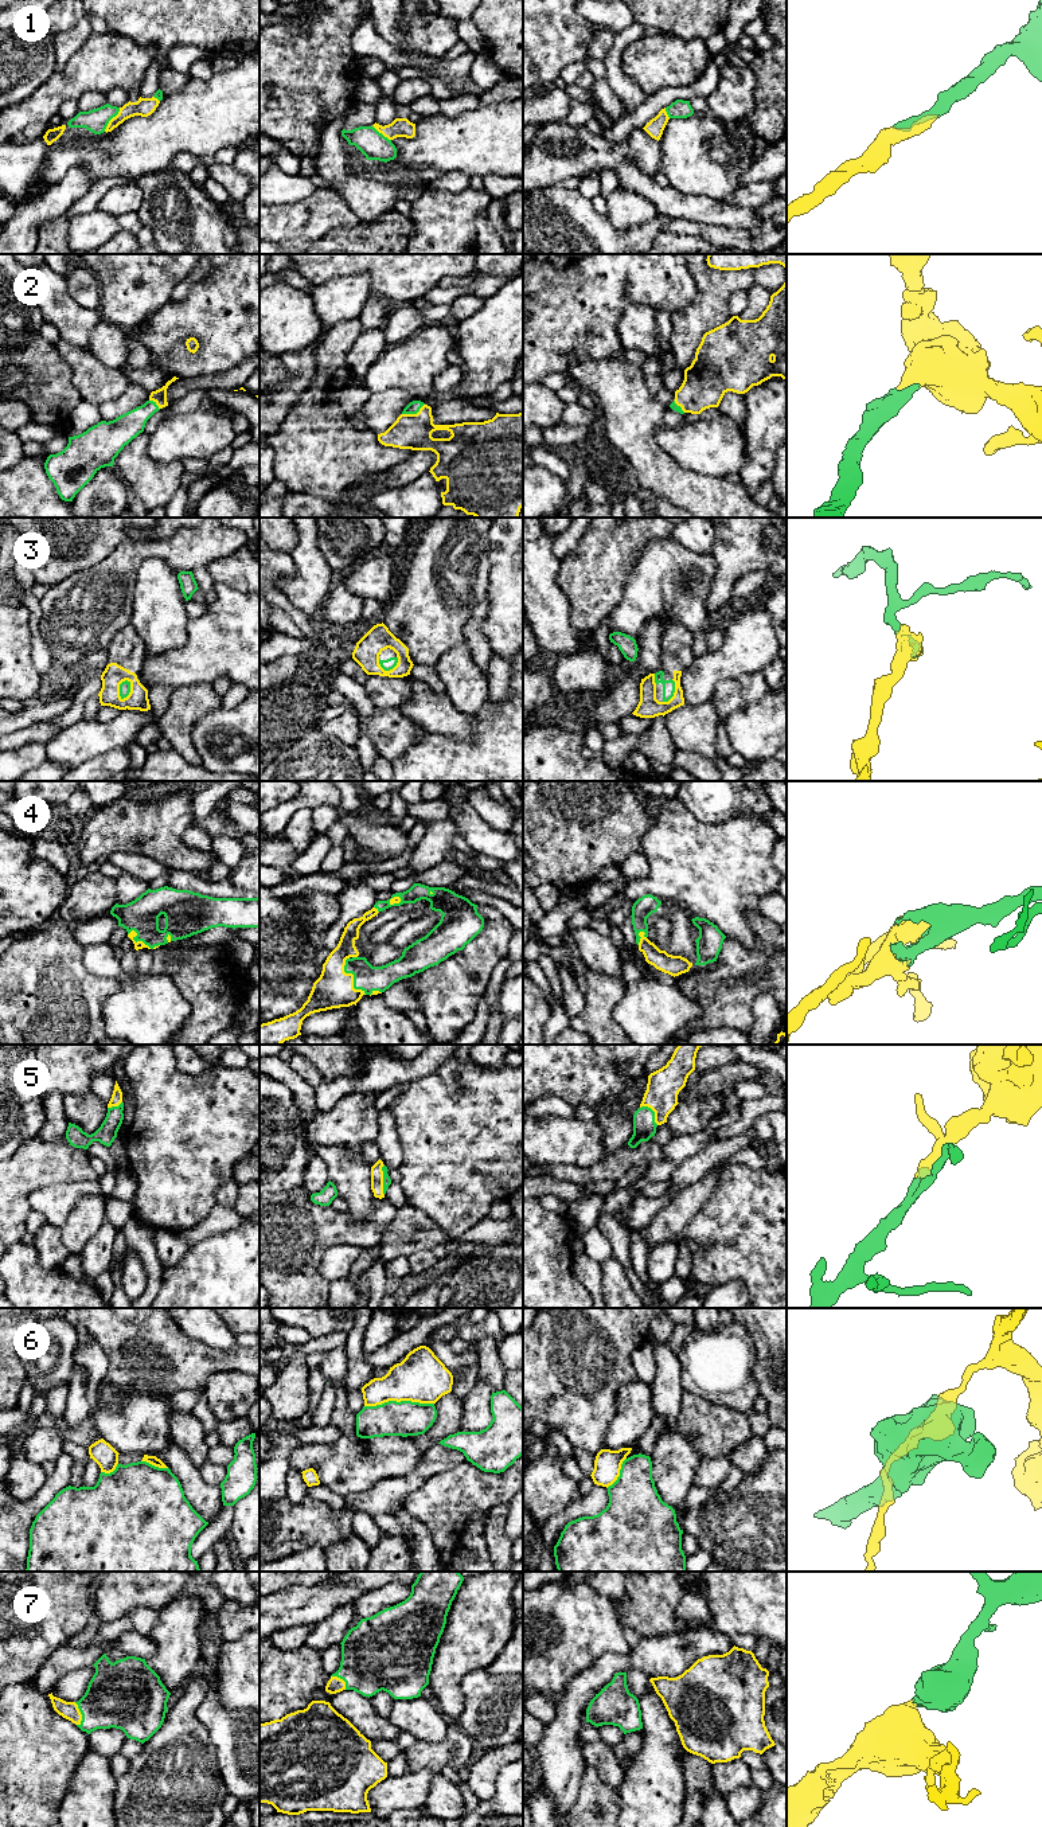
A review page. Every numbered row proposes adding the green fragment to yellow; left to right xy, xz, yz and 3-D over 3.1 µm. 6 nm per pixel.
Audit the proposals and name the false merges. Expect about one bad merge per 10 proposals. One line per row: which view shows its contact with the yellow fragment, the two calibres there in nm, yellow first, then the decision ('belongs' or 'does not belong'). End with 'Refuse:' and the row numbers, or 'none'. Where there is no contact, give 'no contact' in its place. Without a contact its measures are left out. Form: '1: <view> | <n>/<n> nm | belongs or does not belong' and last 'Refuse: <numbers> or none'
1: xy | 110/140 nm | belongs
2: xz | 220/80 nm | belongs
3: xy | 130/60 nm | belongs
4: xz | 220/160 nm | belongs
5: xz | 80/50 nm | belongs
6: xz | 300/220 nm | does not belong
7: xy | 110/380 nm | belongs
Refuse: 6

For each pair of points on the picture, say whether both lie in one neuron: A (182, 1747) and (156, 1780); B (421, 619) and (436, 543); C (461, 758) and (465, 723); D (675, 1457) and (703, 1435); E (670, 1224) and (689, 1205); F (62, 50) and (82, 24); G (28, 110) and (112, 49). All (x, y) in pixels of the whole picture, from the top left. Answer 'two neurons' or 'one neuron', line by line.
A: one neuron
B: one neuron
C: two neurons
D: two neurons
E: one neuron
F: one neuron
G: one neuron

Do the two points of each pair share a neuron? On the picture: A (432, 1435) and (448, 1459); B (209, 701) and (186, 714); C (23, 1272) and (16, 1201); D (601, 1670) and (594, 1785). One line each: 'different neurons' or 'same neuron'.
A: different neurons
B: same neuron
C: different neurons
D: different neurons

